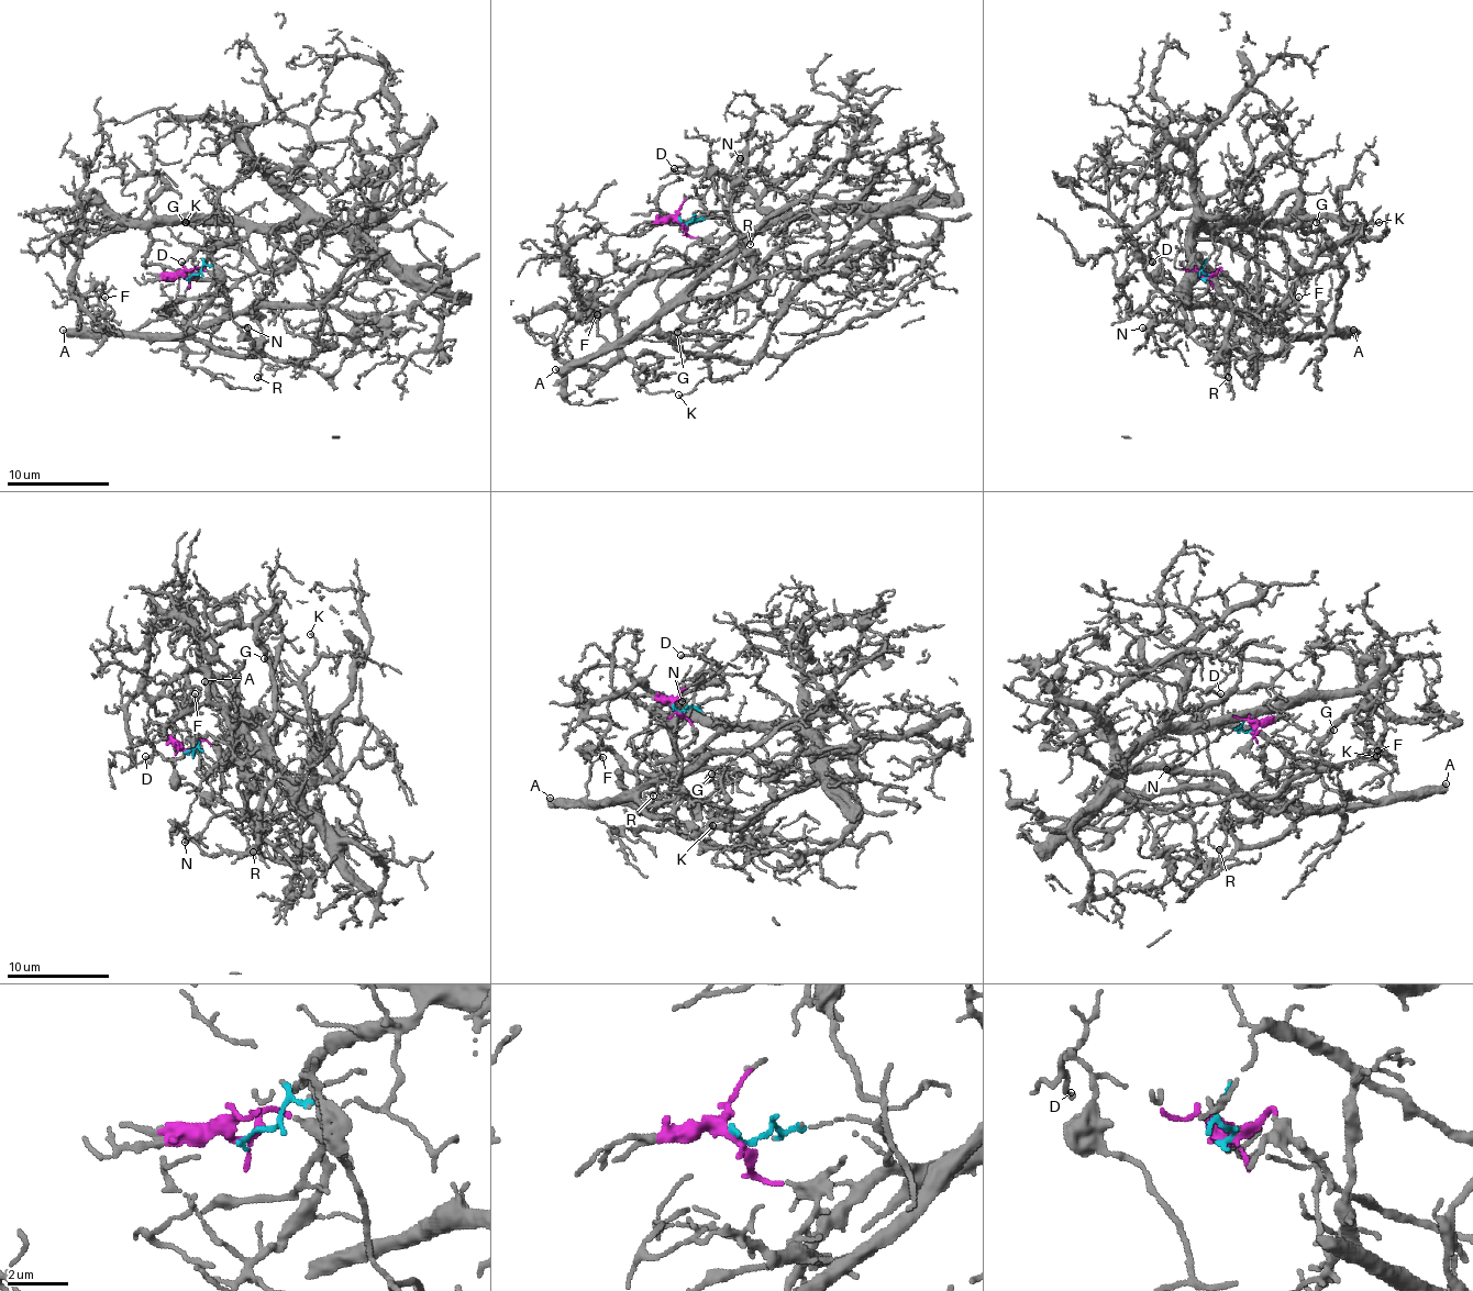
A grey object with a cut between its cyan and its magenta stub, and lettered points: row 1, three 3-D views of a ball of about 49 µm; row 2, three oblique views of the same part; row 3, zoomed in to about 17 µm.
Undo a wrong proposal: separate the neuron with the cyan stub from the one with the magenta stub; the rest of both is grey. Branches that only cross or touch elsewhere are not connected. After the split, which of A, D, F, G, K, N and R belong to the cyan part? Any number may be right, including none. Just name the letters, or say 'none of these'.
G, K

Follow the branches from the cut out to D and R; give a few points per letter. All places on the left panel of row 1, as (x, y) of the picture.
D: (188, 278), (198, 268), (217, 280), (142, 334), (259, 349), (232, 319), (213, 255), (196, 249), (180, 263)
R: (188, 278), (198, 268), (217, 280), (142, 334), (244, 355), (259, 345), (250, 353), (263, 363), (257, 378)

